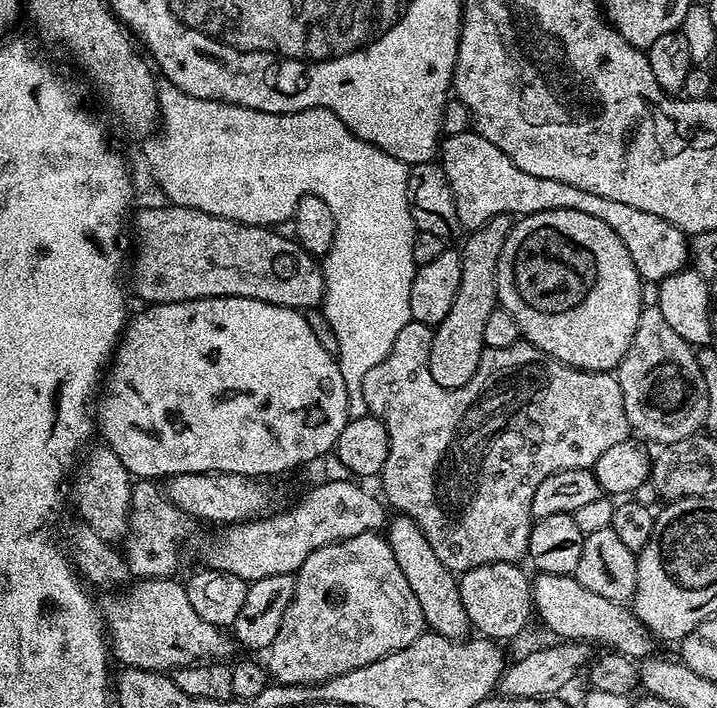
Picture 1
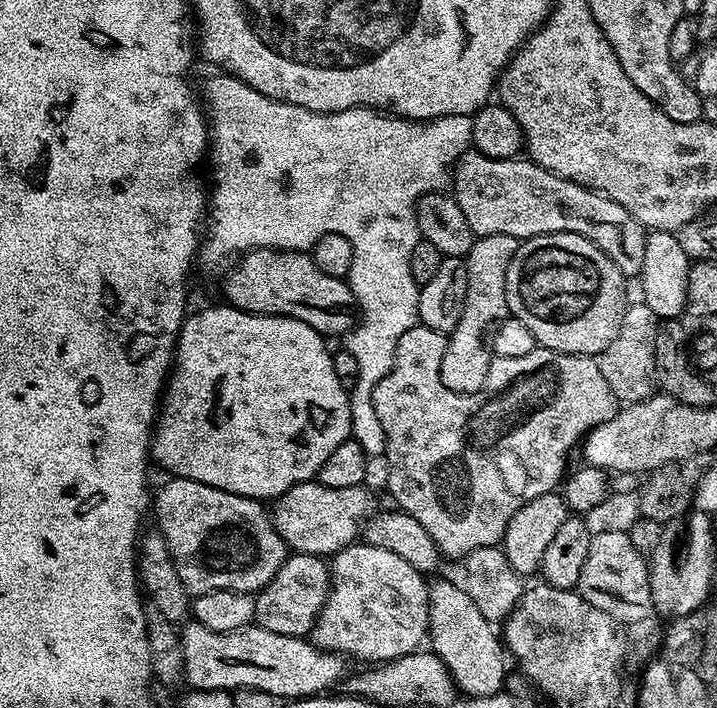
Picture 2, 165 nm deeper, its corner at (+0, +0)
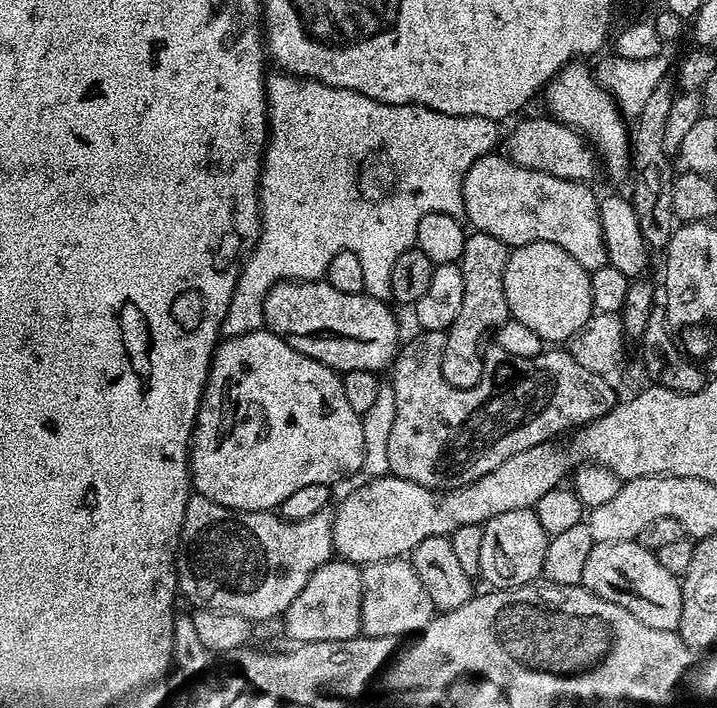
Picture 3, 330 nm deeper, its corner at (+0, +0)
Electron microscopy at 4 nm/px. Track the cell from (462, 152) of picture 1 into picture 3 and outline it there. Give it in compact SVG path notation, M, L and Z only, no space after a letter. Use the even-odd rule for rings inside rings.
M496 155L478 158L464 175L464 216L469 225L473 224L471 227L475 231L490 234L512 248L520 248L530 242L554 242L554 246L562 246L562 250L566 250L566 254L570 254L570 258L574 258L574 262L582 265L589 274L608 263L600 221L600 200L588 189L591 187L587 183L554 178L550 174L518 166L507 155Z

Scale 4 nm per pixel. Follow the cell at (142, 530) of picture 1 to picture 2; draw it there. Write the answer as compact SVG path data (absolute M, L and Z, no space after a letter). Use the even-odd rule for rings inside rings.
M178 476L168 478L157 492L155 489L154 512L155 508L155 527L159 528L166 538L170 558L189 597L195 598L214 590L255 594L267 586L270 578L274 578L282 562L290 555L288 545L277 534L272 519L261 501L230 494L226 490L218 490L214 486L206 486L202 482Z

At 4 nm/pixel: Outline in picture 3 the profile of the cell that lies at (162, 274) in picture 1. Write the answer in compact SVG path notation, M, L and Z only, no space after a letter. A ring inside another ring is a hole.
M327 279L322 280L282 280L276 284L264 299L264 322L267 331L288 341L289 346L304 356L322 362L333 368L337 374L348 371L362 370L375 374L382 373L402 347L400 324L396 316L379 300L376 294L342 294L342 290L334 290Z

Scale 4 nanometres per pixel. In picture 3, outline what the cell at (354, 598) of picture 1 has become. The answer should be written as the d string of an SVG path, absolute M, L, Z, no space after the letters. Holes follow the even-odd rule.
M397 558L363 565L362 586L360 630L365 636L407 638L421 632L437 615L434 602L430 602L430 594L426 594L418 574L414 574L411 559Z

